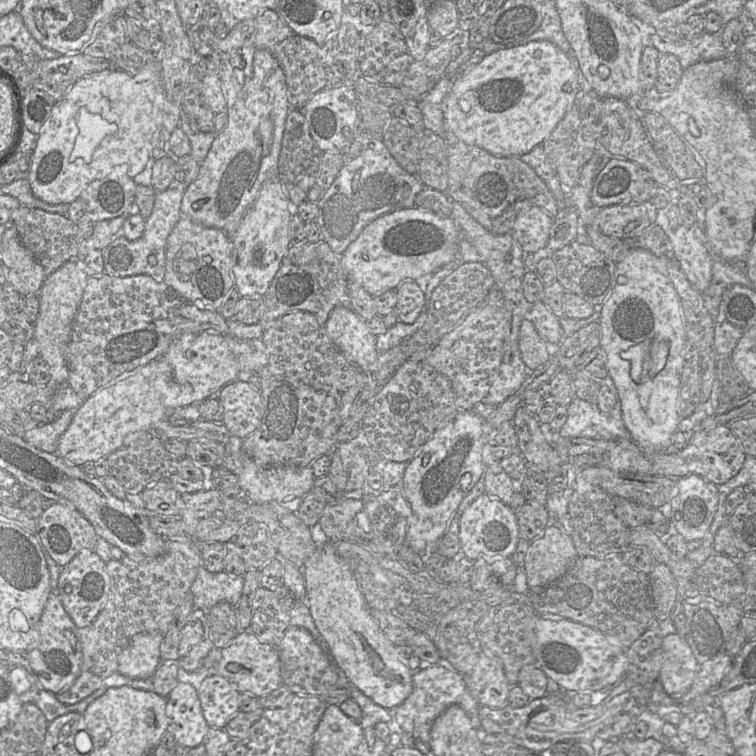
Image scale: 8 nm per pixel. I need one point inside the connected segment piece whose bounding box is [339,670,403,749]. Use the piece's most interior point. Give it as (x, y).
(372, 713)

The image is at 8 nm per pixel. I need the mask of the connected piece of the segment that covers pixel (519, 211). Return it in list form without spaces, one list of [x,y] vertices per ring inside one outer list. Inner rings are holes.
[[[530,200],[516,204],[512,234],[525,252],[534,253],[546,247],[553,218]]]

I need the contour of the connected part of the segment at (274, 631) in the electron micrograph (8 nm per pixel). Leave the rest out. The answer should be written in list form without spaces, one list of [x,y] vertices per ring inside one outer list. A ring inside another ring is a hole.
[[[284,585],[276,589],[260,586],[253,599],[250,630],[258,639],[277,647],[290,627],[291,612],[297,601]]]

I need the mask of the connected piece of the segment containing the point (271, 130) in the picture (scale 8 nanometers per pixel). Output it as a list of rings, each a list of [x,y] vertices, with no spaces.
[[[266,49],[256,50],[253,76],[245,79],[244,83],[235,78],[234,68],[226,60],[221,60],[219,76],[227,101],[228,121],[217,133],[196,178],[186,188],[181,202],[181,213],[203,226],[221,229],[232,236],[262,185],[276,175],[285,123],[292,107],[284,71],[273,54]]]

